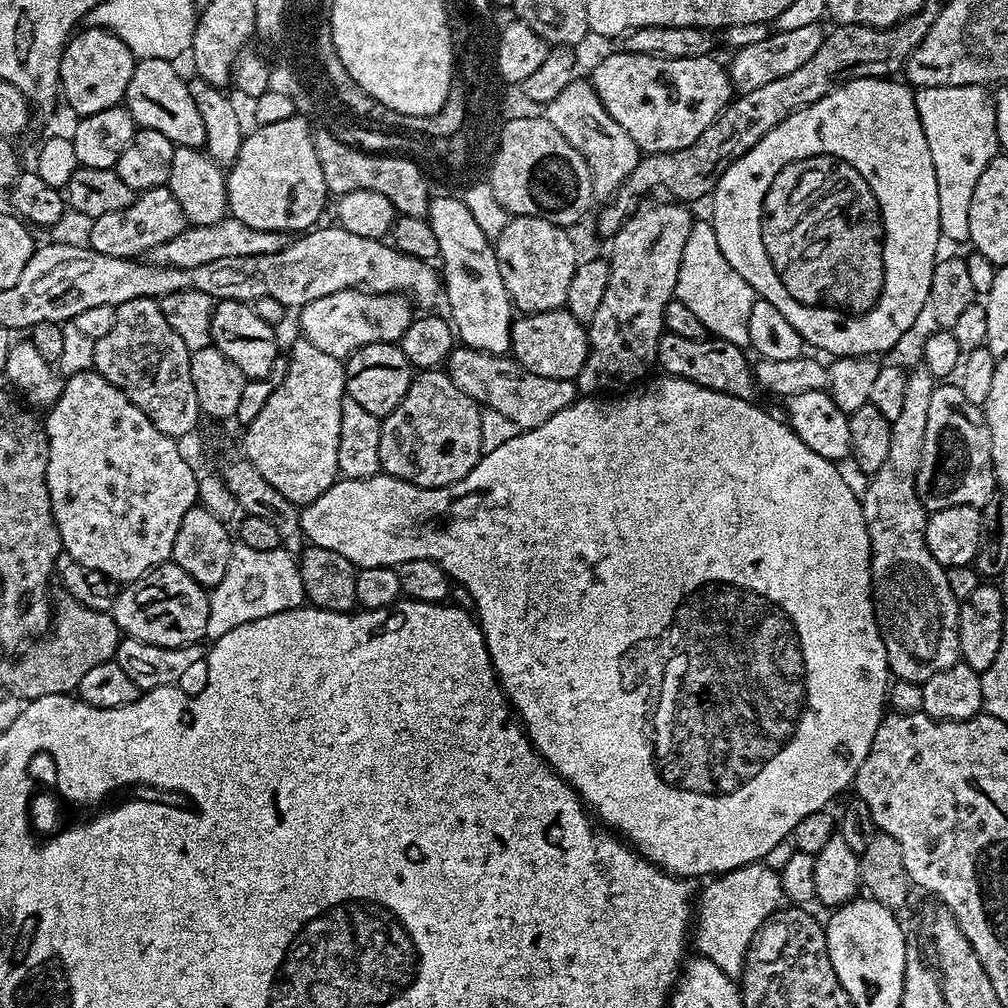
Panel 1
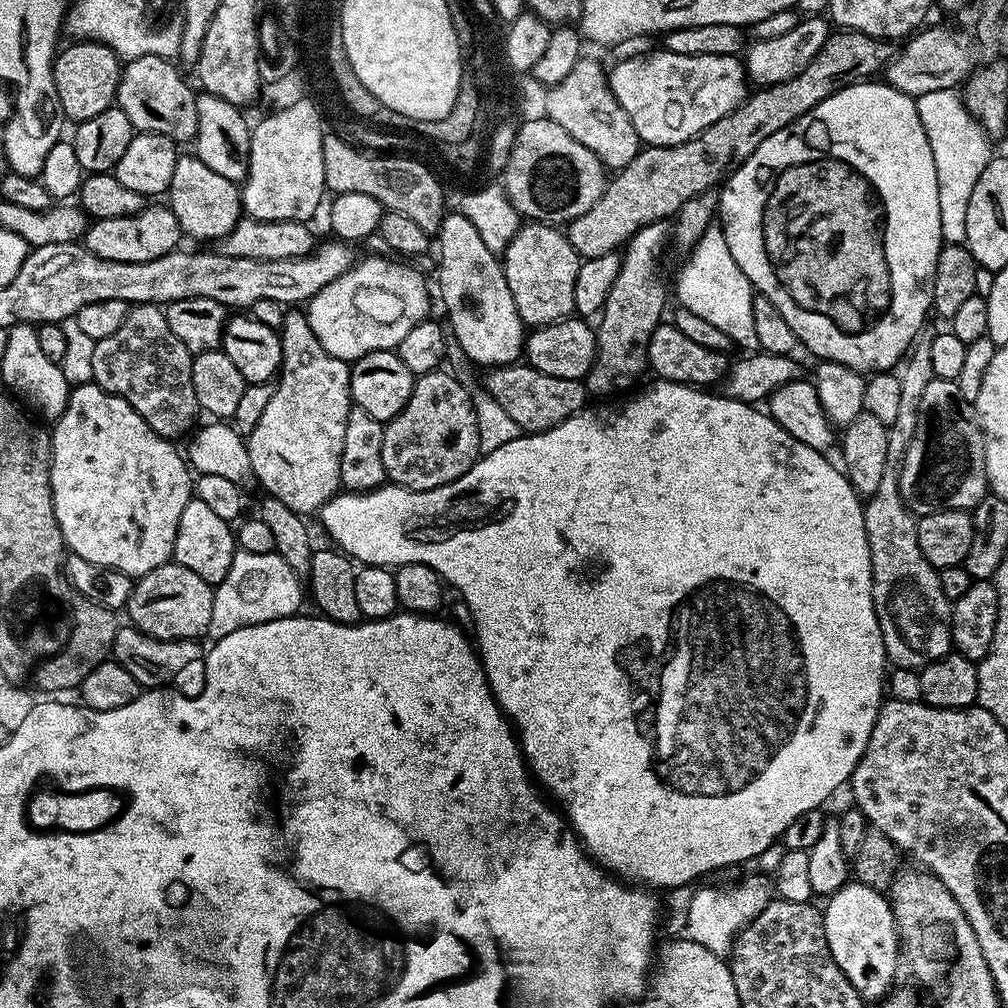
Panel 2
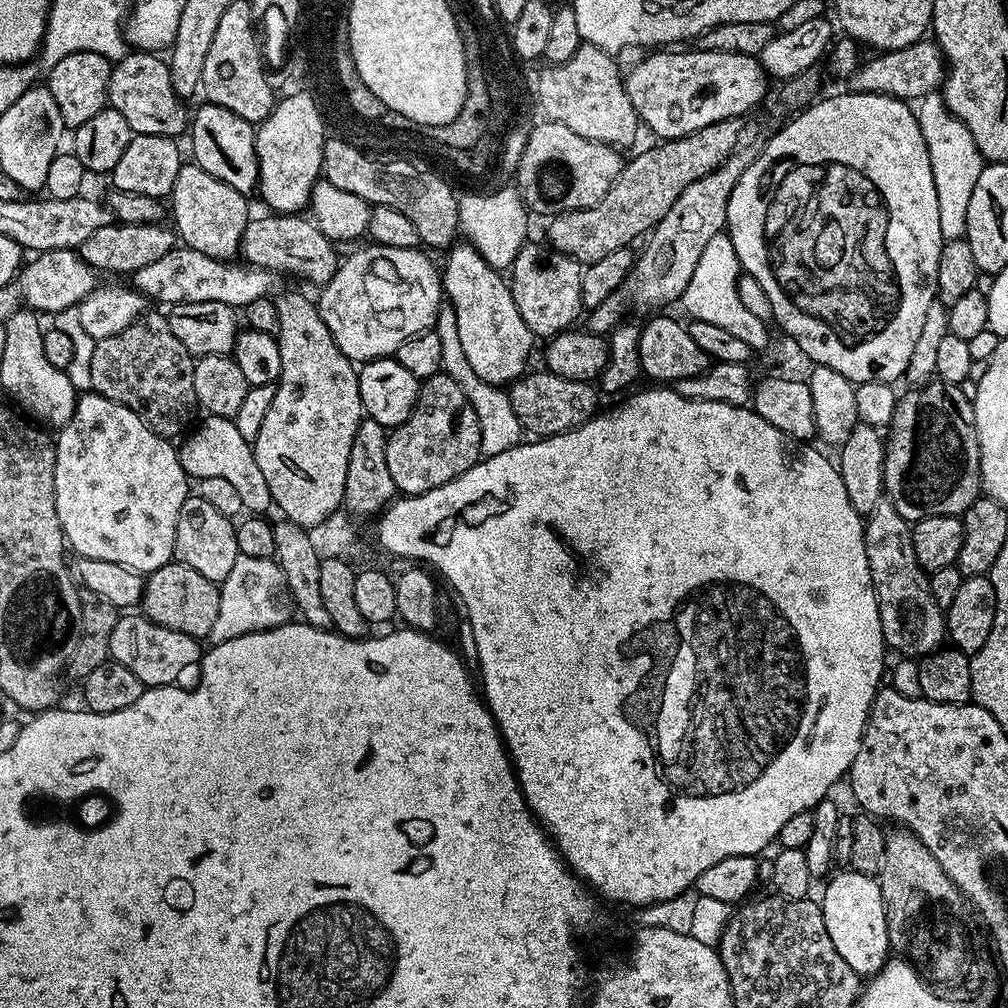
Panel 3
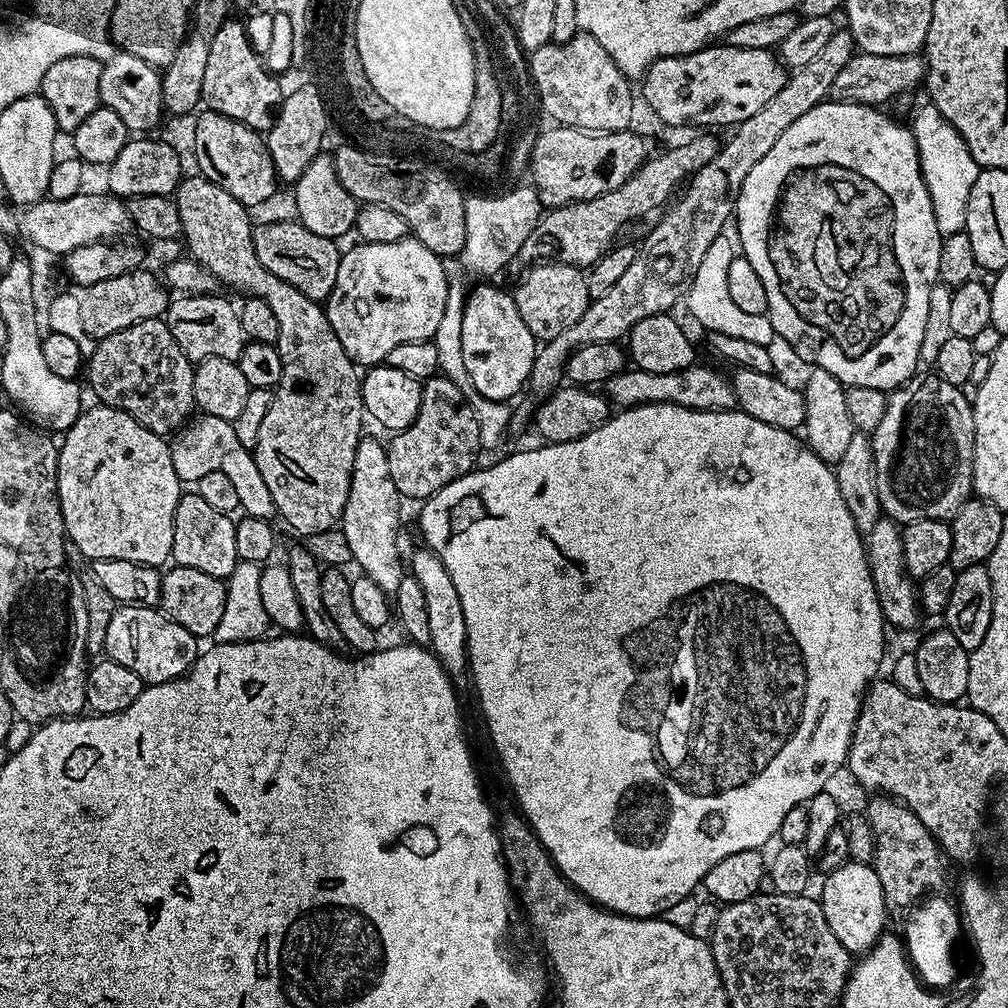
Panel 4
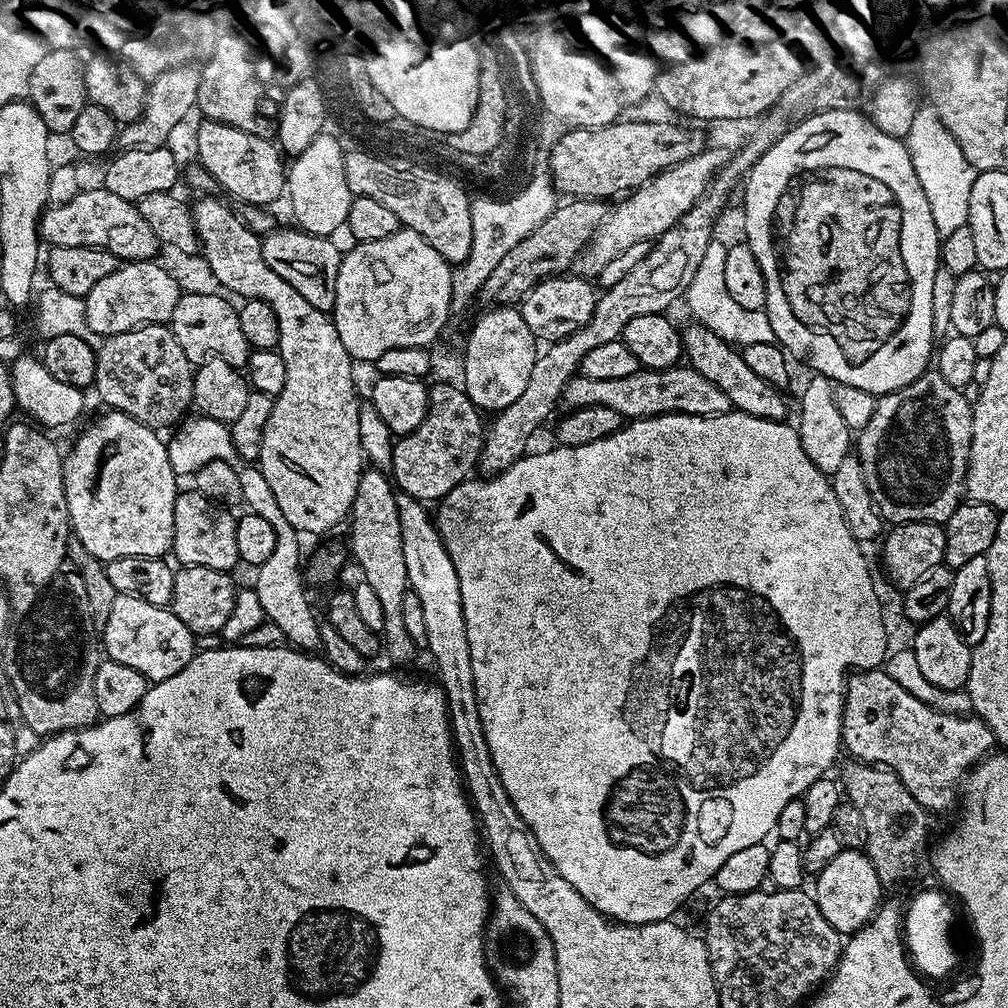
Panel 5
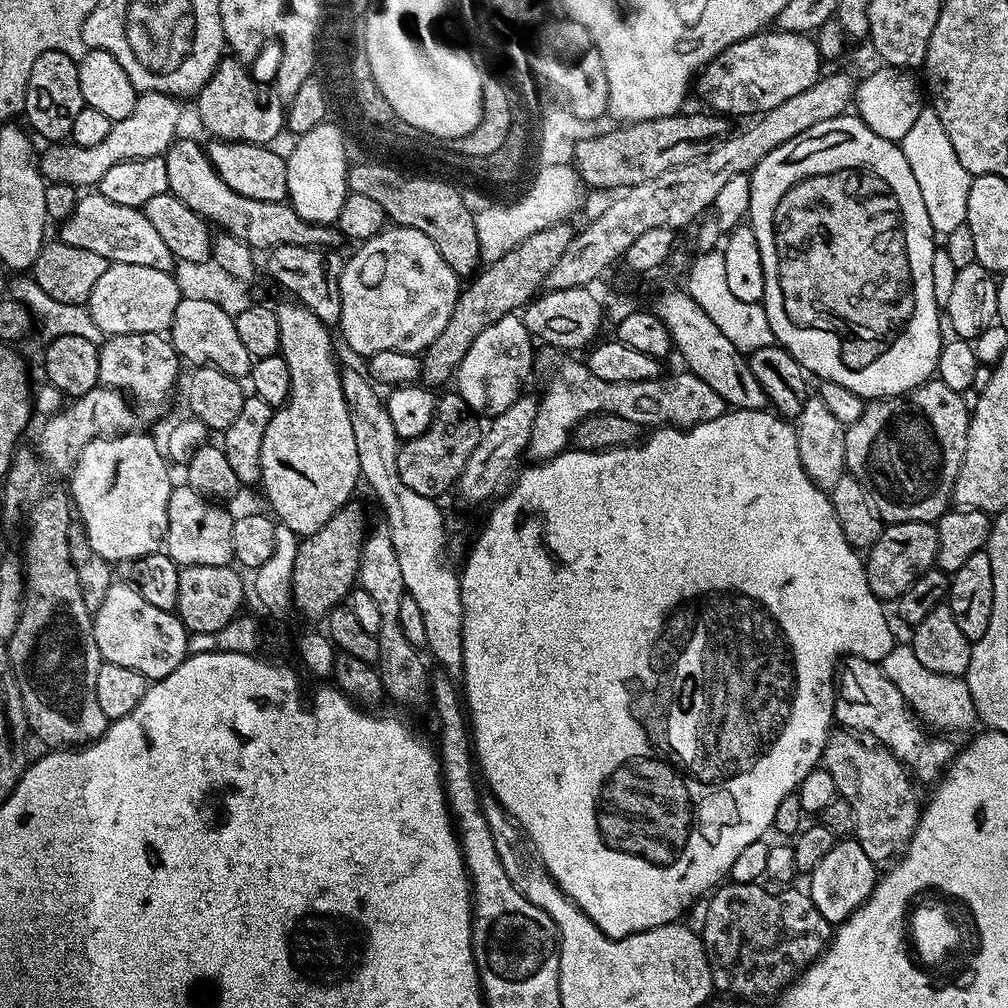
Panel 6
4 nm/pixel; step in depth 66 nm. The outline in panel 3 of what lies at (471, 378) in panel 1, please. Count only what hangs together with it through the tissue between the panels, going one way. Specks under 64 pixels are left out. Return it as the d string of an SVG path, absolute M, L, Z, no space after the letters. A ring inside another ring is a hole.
M547 370L539 371L529 371L519 380L513 380L507 389L510 402L514 406L514 414L518 414L518 422L525 433L533 432L531 435L536 438L557 436L563 432L569 432L571 428L582 426L597 415L598 392L589 381L571 380Z

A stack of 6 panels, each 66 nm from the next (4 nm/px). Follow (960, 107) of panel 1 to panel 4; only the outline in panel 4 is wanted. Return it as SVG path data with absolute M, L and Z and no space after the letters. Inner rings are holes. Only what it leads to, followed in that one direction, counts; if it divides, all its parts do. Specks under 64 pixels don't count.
M924 102L917 110L916 117L910 121L910 127L912 136L916 139L920 173L928 187L941 237L964 231L966 206L970 190L974 190L974 182L982 170L980 165L974 162L974 154L970 154L962 134L958 134L958 130L954 130L954 126L950 126L950 122L942 118L940 111L931 102Z

